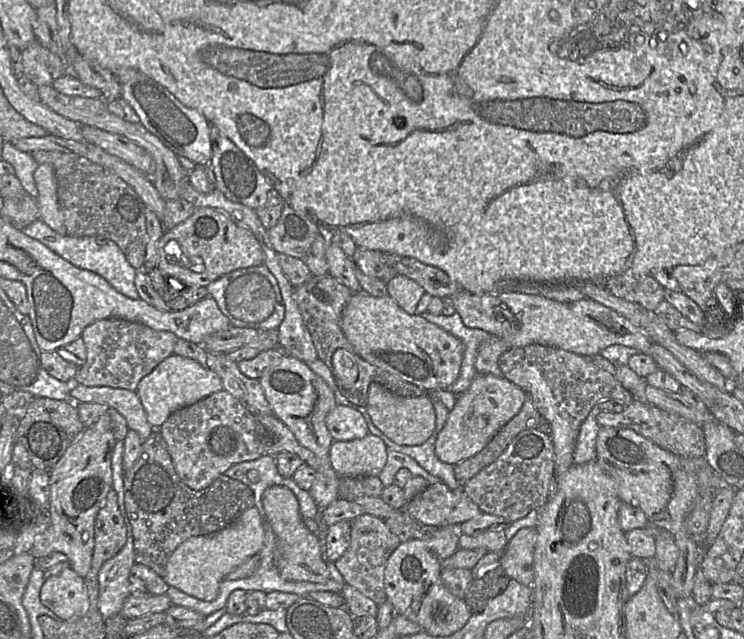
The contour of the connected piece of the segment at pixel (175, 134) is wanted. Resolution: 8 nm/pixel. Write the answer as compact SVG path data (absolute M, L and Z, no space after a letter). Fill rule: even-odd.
M127 70L118 75L117 80L121 85L121 97L135 110L139 123L178 158L187 158L197 165L208 165L212 155L211 129L199 111L185 106L168 89L138 70Z

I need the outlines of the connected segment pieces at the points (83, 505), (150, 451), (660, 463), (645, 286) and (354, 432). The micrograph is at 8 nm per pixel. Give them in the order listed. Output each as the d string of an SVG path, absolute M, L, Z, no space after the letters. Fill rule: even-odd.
M101 416L97 422L90 427L83 430L80 436L65 450L61 458L56 462L51 472L49 473L49 525L45 531L39 534L33 543L32 549L30 550L31 555L34 559L45 557L51 553L62 553L67 557L69 567L74 570L79 576L84 578L91 567L91 559L94 548L94 523L98 510L103 504L103 501L112 488L112 469L111 469L111 457L116 440L111 431L111 422L109 416Z
M153 429L142 442L135 464L124 472L124 505L132 527L135 562L163 577L169 556L181 543L190 537L212 534L233 524L247 509L254 507L254 494L247 485L224 474L206 489L192 490L178 477L165 441L159 430Z
M600 427L596 441L597 463L617 482L622 502L640 508L649 523L668 531L678 547L679 556L672 569L672 588L678 598L692 594L694 578L702 562L704 552L689 535L685 519L693 507L697 495L697 482L688 474L677 455L674 455L632 429Z
M652 275L633 284L609 286L608 289L616 297L639 304L650 311L654 311L664 300L664 288Z
M335 405L326 417L327 429L334 441L360 440L369 434L364 416L356 409Z

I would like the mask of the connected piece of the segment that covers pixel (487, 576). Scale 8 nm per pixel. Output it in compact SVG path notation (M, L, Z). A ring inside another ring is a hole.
M500 565L486 571L482 577L472 579L463 598L472 614L481 611L491 599L502 593L509 581L510 577Z

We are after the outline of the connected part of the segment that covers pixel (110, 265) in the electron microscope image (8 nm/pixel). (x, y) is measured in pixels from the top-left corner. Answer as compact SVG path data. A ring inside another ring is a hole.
M40 218L22 231L27 236L44 244L72 265L101 276L119 293L133 300L139 299L139 294L135 287L135 277L138 271L131 266L119 246L113 241L101 237L62 235L50 228Z

